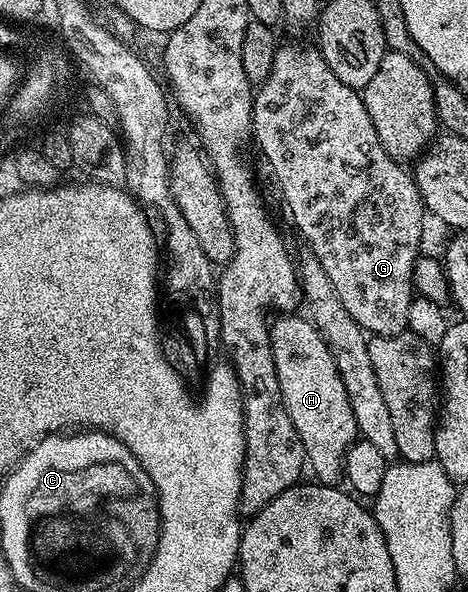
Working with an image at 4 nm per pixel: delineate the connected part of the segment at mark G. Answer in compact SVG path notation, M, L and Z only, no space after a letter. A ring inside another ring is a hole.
M285 43L278 47L267 78L253 98L252 139L261 147L277 179L294 226L309 243L308 251L323 266L344 309L366 333L374 337L397 336L409 327L407 310L415 295L413 267L422 251L421 231L427 209L412 171L383 150L362 93L339 82L321 57L320 47L312 47Z

